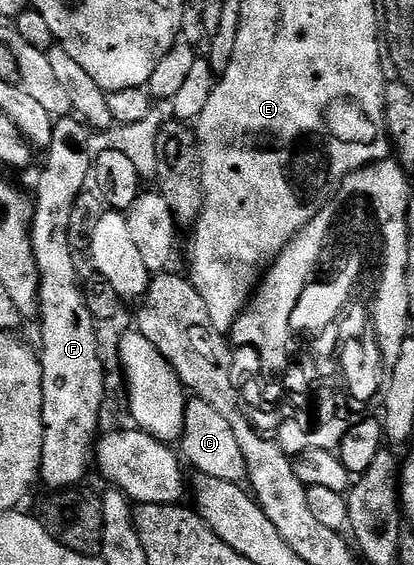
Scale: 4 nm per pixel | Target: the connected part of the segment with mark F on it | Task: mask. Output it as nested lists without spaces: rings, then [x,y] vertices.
[[[78,117],[56,118],[55,128],[53,129],[53,141],[49,148],[51,156],[47,159],[47,164],[43,167],[43,172],[39,175],[39,184],[33,190],[33,202],[35,205],[35,218],[31,223],[31,244],[35,249],[35,260],[39,269],[39,310],[38,314],[43,315],[43,351],[41,350],[41,362],[43,364],[43,452],[41,453],[41,465],[39,466],[39,474],[41,483],[51,487],[47,489],[75,489],[80,486],[79,483],[87,475],[87,470],[93,467],[93,448],[97,442],[99,431],[99,414],[103,411],[103,398],[107,395],[107,375],[103,372],[103,359],[99,356],[99,335],[95,332],[97,328],[97,320],[89,313],[89,305],[85,305],[85,297],[81,286],[81,278],[79,279],[79,271],[75,268],[76,252],[71,250],[71,242],[69,241],[69,217],[73,217],[73,205],[77,201],[77,197],[83,194],[88,186],[87,178],[93,175],[93,151],[91,155],[91,147],[87,142],[90,141],[92,132],[88,126]]]

